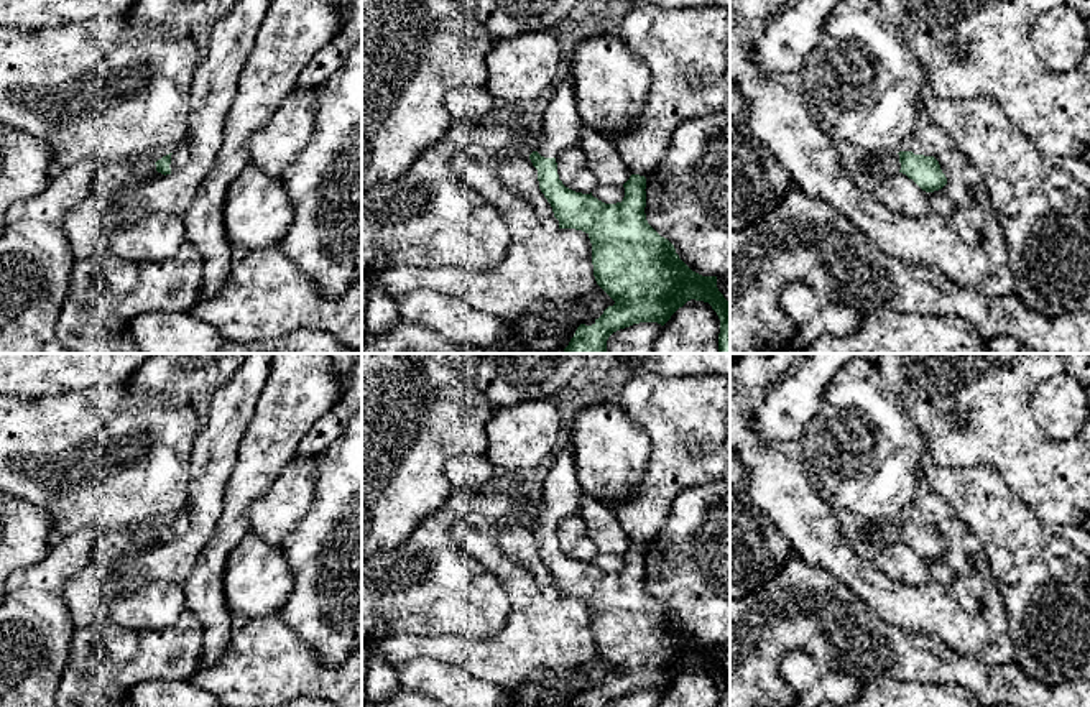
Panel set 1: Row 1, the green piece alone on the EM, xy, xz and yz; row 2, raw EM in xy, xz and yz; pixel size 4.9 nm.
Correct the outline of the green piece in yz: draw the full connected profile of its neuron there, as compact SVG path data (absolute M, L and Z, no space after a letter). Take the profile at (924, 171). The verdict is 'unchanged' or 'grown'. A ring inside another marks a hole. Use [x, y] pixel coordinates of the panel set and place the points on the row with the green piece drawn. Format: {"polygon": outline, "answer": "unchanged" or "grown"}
{"polygon": "M912 151L883 155L870 161L866 169L886 176L903 173L926 192L939 191L947 184L947 178L934 156L914 155Z", "answer": "grown"}

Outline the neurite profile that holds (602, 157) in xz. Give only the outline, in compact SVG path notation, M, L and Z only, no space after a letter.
M584 127L579 138L587 164L598 184L623 186L631 171L620 158L615 145L598 132Z

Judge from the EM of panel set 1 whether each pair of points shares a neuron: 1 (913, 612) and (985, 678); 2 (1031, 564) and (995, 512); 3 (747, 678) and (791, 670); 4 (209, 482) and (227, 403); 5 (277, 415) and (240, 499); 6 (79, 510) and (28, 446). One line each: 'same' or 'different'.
1: different
2: same
3: different
4: same
5: same
6: same

